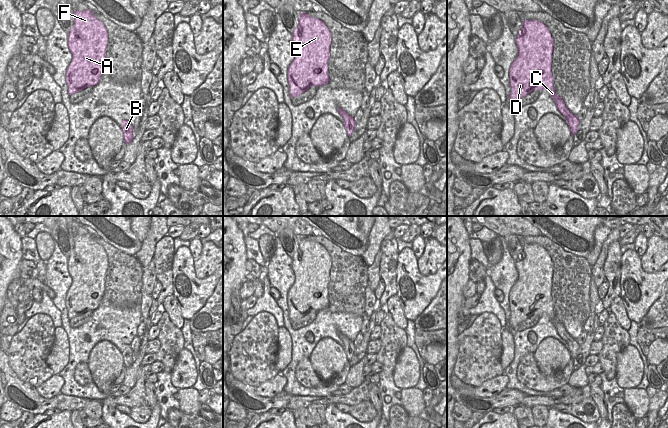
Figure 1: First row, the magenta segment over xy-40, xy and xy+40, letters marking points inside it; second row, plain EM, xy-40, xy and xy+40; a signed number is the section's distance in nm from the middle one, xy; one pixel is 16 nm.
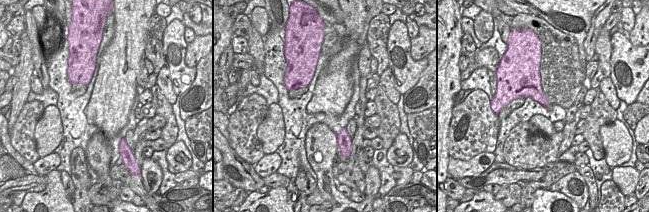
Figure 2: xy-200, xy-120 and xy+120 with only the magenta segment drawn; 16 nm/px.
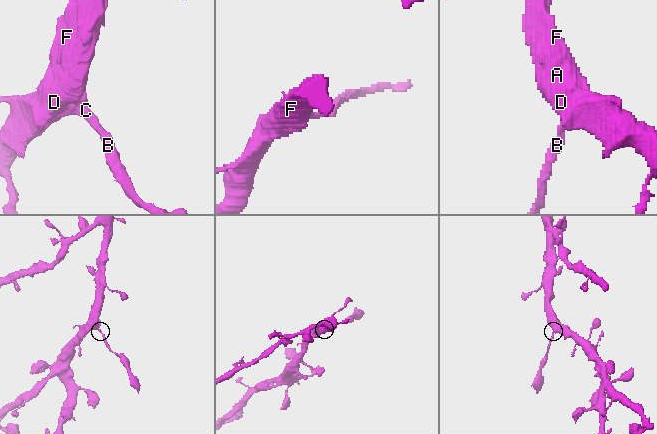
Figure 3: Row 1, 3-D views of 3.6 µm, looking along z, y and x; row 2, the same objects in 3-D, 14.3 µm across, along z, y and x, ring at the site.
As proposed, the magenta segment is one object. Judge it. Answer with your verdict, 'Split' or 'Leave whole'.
Split.

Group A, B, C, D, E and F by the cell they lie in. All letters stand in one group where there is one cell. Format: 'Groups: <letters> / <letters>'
Groups: A C D E F / B.

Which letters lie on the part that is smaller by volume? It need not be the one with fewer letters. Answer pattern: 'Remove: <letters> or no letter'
Remove: B

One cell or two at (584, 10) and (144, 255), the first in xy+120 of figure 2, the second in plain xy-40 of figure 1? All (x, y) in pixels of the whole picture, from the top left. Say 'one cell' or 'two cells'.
two cells

